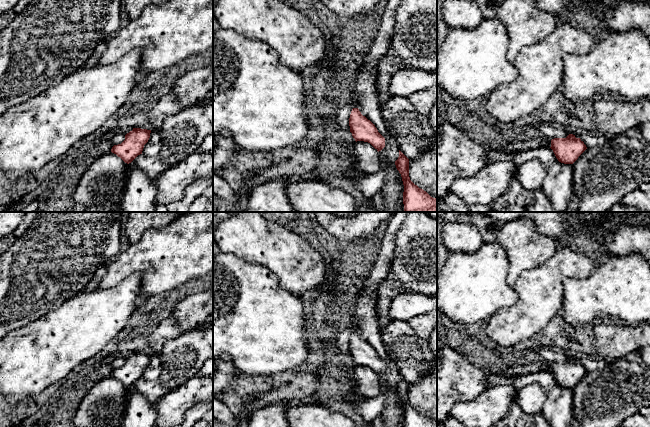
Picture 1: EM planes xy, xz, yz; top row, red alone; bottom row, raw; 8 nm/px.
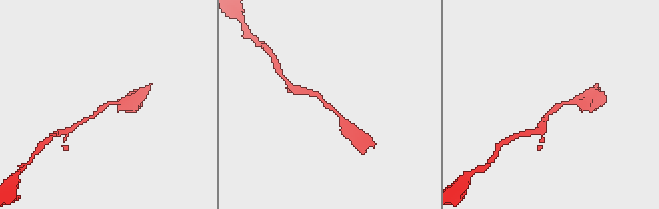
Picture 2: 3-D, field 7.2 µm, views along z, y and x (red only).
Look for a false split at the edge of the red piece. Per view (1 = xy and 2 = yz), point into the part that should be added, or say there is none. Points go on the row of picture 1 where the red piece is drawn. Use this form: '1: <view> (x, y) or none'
1: none
2: none

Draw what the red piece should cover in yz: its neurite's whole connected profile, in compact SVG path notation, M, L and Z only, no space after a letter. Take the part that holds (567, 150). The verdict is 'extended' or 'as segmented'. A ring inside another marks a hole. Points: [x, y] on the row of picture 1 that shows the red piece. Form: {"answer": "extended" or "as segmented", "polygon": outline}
{"answer": "as segmented", "polygon": "M569 134L566 138L554 138L550 147L559 162L573 164L578 157L587 149L580 138Z"}

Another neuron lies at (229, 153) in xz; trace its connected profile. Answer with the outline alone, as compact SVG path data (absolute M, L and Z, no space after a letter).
M217 135L216 148L213 149L213 170L225 174L230 172L227 165L232 162L236 156L236 144L229 135Z

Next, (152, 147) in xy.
M151 130L150 138L144 145L142 154L145 156L155 156L161 149L160 130Z

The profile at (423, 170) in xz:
M437 101L428 116L436 139L420 157L409 159L409 177L415 185L437 198Z

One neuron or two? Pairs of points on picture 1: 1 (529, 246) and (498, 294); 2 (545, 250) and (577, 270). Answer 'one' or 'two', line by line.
1: two
2: two

